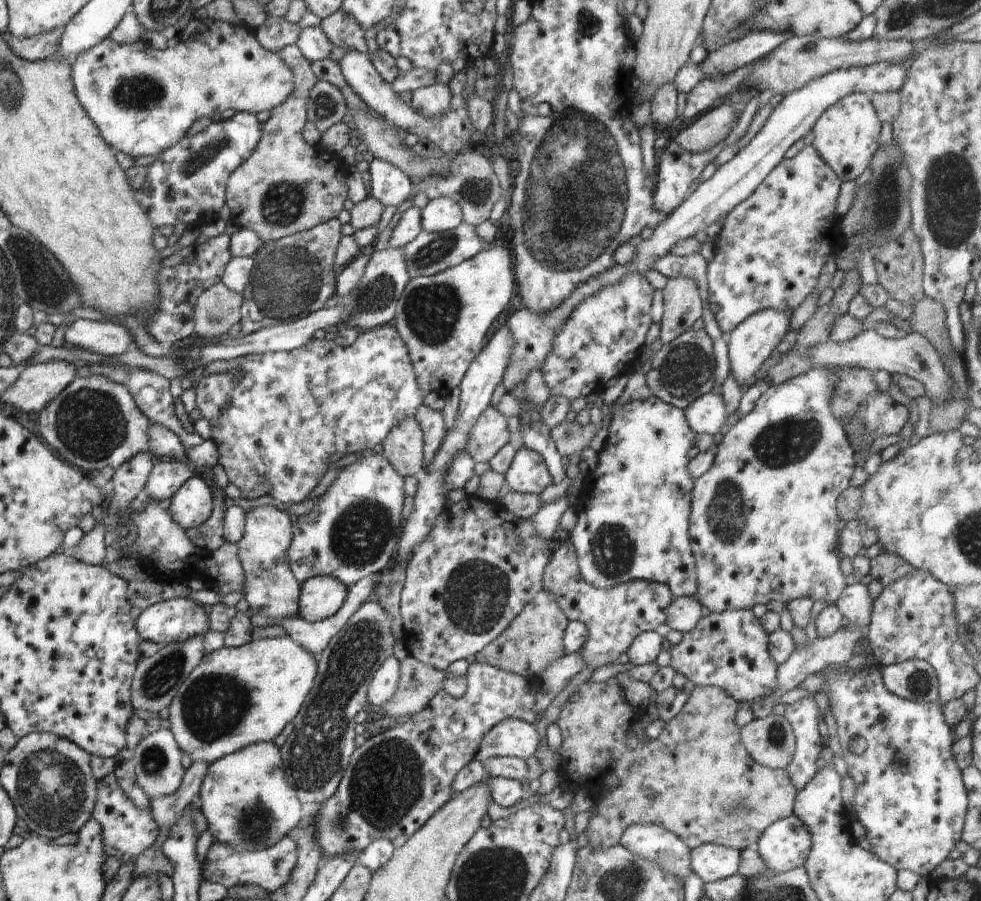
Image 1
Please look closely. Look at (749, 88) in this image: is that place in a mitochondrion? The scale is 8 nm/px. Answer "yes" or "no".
no

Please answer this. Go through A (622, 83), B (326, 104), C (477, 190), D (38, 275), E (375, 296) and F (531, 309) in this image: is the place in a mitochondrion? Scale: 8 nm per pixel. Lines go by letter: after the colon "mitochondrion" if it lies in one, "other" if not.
A: other
B: mitochondrion
C: mitochondrion
D: mitochondrion
E: mitochondrion
F: other

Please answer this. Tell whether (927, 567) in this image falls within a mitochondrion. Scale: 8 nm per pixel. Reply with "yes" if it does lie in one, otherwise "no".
no

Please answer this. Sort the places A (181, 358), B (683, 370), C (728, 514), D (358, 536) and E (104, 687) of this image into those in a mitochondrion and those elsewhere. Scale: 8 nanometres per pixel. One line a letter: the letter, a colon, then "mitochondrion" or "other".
A: other
B: mitochondrion
C: mitochondrion
D: mitochondrion
E: other

